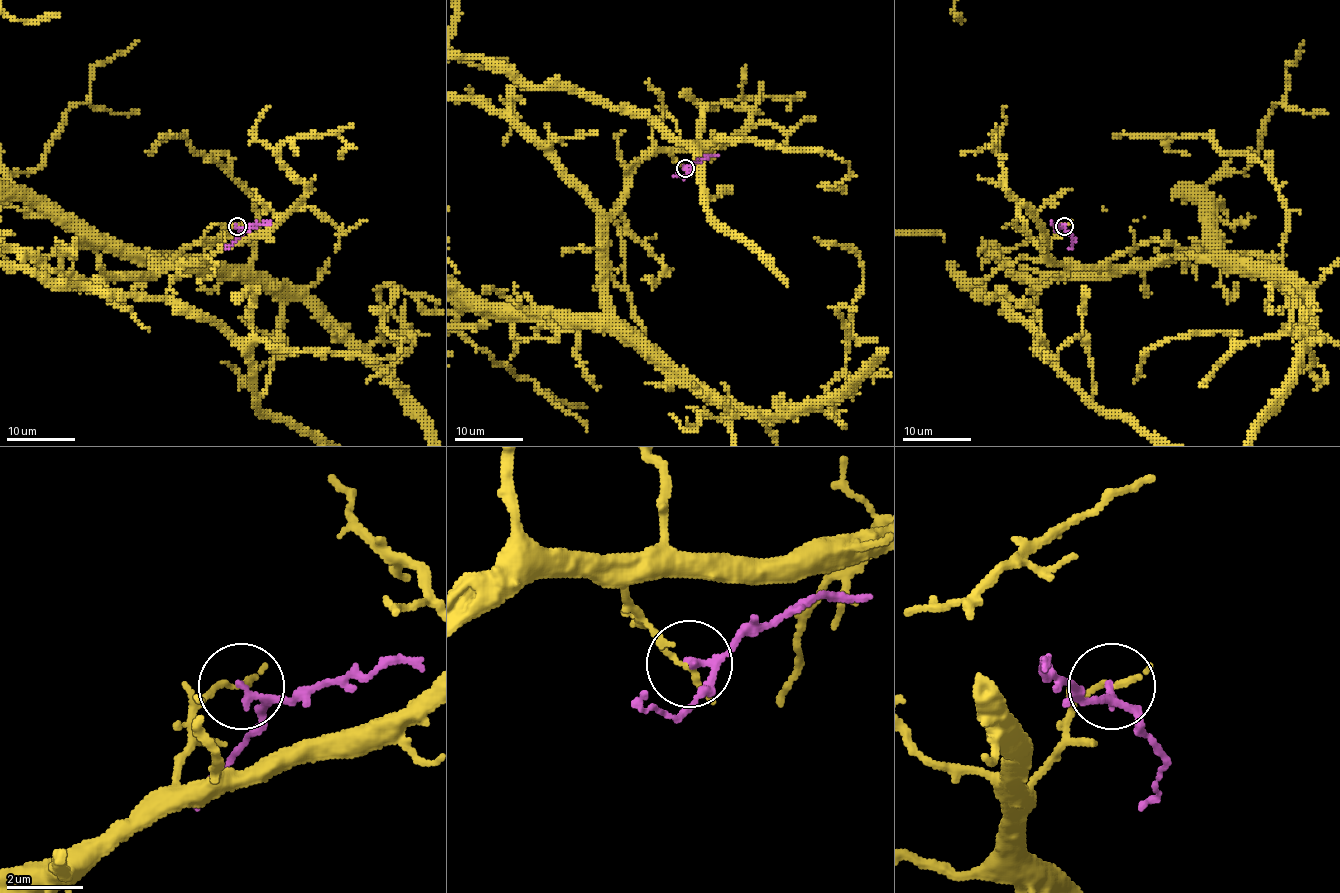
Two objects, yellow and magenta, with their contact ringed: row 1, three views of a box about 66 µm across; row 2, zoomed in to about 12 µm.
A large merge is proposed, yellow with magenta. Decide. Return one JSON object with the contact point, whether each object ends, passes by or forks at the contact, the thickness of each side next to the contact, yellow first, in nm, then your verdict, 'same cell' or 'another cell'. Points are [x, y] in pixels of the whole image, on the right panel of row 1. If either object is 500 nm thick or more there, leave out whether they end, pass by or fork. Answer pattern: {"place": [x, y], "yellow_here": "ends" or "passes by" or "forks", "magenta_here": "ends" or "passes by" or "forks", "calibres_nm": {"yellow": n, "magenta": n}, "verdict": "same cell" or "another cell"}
{"place": [1064, 226], "yellow_here": "passes by", "magenta_here": "passes by", "calibres_nm": {"yellow": 130, "magenta": 160}, "verdict": "another cell"}

